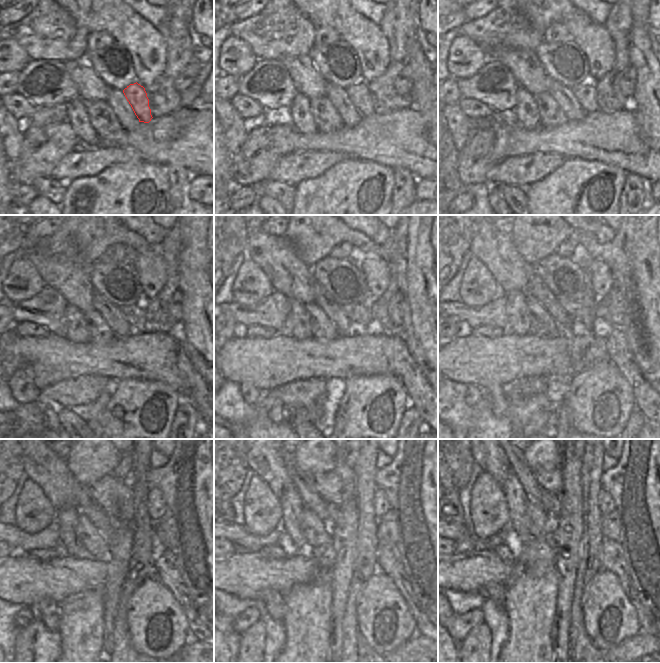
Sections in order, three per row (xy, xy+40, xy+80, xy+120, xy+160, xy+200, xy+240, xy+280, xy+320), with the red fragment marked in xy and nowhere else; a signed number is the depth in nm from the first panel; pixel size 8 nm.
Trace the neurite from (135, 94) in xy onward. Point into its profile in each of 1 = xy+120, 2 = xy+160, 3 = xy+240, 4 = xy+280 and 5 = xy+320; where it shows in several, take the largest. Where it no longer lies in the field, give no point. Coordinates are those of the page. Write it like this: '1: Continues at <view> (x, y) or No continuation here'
1: Continues at xy+120 (134, 315)
2: Continues at xy+160 (359, 315)
3: Continues at xy+240 (115, 524)
4: Continues at xy+280 (332, 509)
5: Continues at xy+320 (550, 502).

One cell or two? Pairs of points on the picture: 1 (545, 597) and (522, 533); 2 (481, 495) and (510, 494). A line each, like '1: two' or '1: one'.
1: two
2: two

